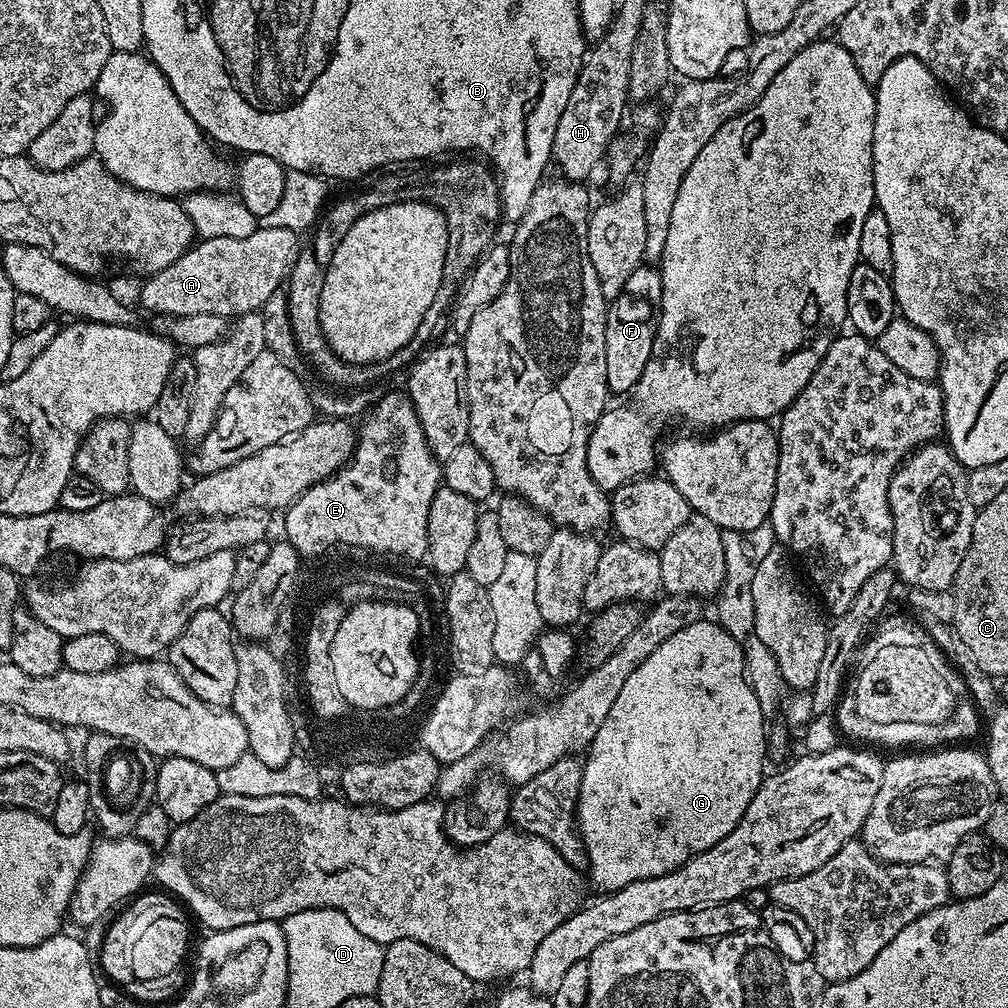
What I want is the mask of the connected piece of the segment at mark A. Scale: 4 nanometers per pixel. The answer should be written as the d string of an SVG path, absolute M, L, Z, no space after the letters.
M257 227L254 234L248 235L246 238L210 238L209 240L200 240L193 243L186 254L182 254L182 258L178 258L178 262L170 262L170 266L166 266L166 270L158 270L153 276L147 277L143 281L144 285L140 288L140 304L148 312L161 312L161 317L171 318L173 316L189 316L190 314L218 314L225 318L239 318L248 312L255 312L260 309L266 302L266 298L270 298L270 294L281 291L282 285L287 281L290 270L294 266L294 262L298 258L298 254L302 250L300 244L301 237L297 233L286 230L285 228L265 228Z

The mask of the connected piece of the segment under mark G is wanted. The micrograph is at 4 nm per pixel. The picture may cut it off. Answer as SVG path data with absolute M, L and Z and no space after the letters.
M701 618L701 619L699 619L699 620L697 620L697 621L696 621L696 622L694 622L694 623L693 623L693 624L692 624L692 625L690 625L690 626L686 626L686 628L685 628L685 629L682 629L682 630L680 630L680 631L679 631L679 632L678 632L678 633L676 633L676 634L673 634L673 635L671 635L671 636L670 636L670 638L668 638L668 639L667 639L667 640L665 640L665 641L664 641L664 642L662 642L662 644L661 644L661 645L660 645L660 646L658 646L658 648L657 648L657 649L656 649L656 650L654 650L654 654L650 654L650 656L649 656L649 657L648 657L648 658L646 658L646 660L645 660L645 661L644 661L644 662L642 662L642 664L641 664L641 665L640 665L640 666L638 666L638 668L637 668L637 669L635 669L635 670L634 670L634 672L633 672L633 673L632 673L632 674L630 674L630 678L628 678L628 679L626 679L626 682L625 682L625 683L623 683L623 687L622 687L622 690L620 690L620 691L619 691L619 693L618 693L618 698L616 698L616 699L615 699L615 701L614 701L614 706L612 706L612 707L611 707L611 709L610 709L610 712L609 712L609 714L608 714L608 715L606 715L606 720L605 720L605 722L603 722L603 724L602 724L602 726L600 726L600 727L599 727L599 729L598 729L598 734L596 734L596 735L594 735L594 740L593 740L593 742L592 742L592 744L591 744L591 745L589 745L589 747L588 747L588 748L587 748L587 749L586 749L586 755L585 755L585 756L584 756L584 757L583 757L583 760L582 760L582 763L583 763L583 766L584 766L584 773L583 773L583 774L582 774L582 786L581 786L581 787L580 787L580 793L579 793L579 794L578 794L578 806L577 806L577 807L576 807L576 822L577 822L577 825L578 825L578 835L579 835L579 837L580 837L580 839L581 839L581 840L583 840L583 842L584 842L584 846L585 846L585 848L587 848L587 849L588 849L588 866L587 866L587 869L586 869L586 872L587 872L587 875L588 875L588 876L589 876L589 877L590 877L590 880L591 880L591 876L590 876L590 875L592 875L592 880L593 880L593 882L594 882L594 883L596 883L596 884L597 884L597 886L598 886L598 887L600 887L600 889L599 889L599 891L600 891L600 892L601 892L601 893L604 893L604 894L607 894L607 893L609 893L609 892L617 892L617 891L618 891L618 890L619 890L619 888L621 888L621 887L622 887L622 886L626 886L626 885L627 885L627 884L629 884L629 883L630 883L630 882L634 882L634 881L635 881L635 880L645 880L645 879L646 879L646 878L658 878L658 877L659 877L659 876L665 876L665 875L666 875L666 874L667 874L667 872L673 872L673 870L674 870L674 869L676 869L676 868L680 868L680 867L681 867L681 866L682 866L682 865L684 865L684 863L685 863L685 862L686 862L686 861L688 861L688 859L689 859L689 858L690 858L690 857L691 857L691 856L697 856L697 854L699 854L699 853L700 853L700 852L706 852L706 851L708 851L708 849L709 849L709 848L713 848L713 847L714 847L714 846L715 846L715 845L716 845L716 843L718 843L718 841L719 841L719 840L721 840L721 839L722 839L722 838L726 838L726 834L730 834L730 830L734 830L734 826L735 826L735 825L736 825L736 824L737 824L737 822L739 822L739 820L740 820L740 819L741 819L741 818L742 818L742 814L746 814L746 806L750 806L750 798L754 798L754 794L755 794L755 793L756 793L756 792L757 792L757 791L758 791L758 789L760 789L760 781L761 781L761 780L763 780L763 779L764 779L764 778L765 778L765 776L766 776L766 769L765 769L765 770L764 770L764 748L765 748L765 752L766 752L766 732L765 732L765 736L764 736L764 721L766 721L766 715L765 715L765 714L764 714L764 712L763 712L763 710L762 710L762 706L760 706L760 705L759 705L759 700L758 700L758 698L757 698L757 697L756 697L756 696L755 696L755 692L754 692L754 690L753 690L753 689L752 689L752 688L751 688L751 683L750 683L750 682L749 682L749 681L748 681L748 676L747 676L747 674L746 674L746 672L745 672L745 668L744 668L744 658L743 658L743 651L742 651L742 650L741 650L741 648L740 648L740 643L739 643L739 642L738 642L738 641L735 641L735 640L734 640L734 638L732 638L732 637L731 637L731 636L730 636L730 634L728 634L728 633L727 633L727 631L726 631L726 629L724 629L724 628L723 628L723 627L722 627L722 626L721 626L721 625L720 625L720 623L717 623L717 622L713 622L713 621L712 621L712 620L711 620L711 622L710 622L710 621L708 621L708 620L707 620L707 618Z

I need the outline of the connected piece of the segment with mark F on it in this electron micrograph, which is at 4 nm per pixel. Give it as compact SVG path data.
M641 266L626 278L626 286L608 305L606 318L606 382L609 393L631 393L650 362L662 314L662 278L652 266Z

